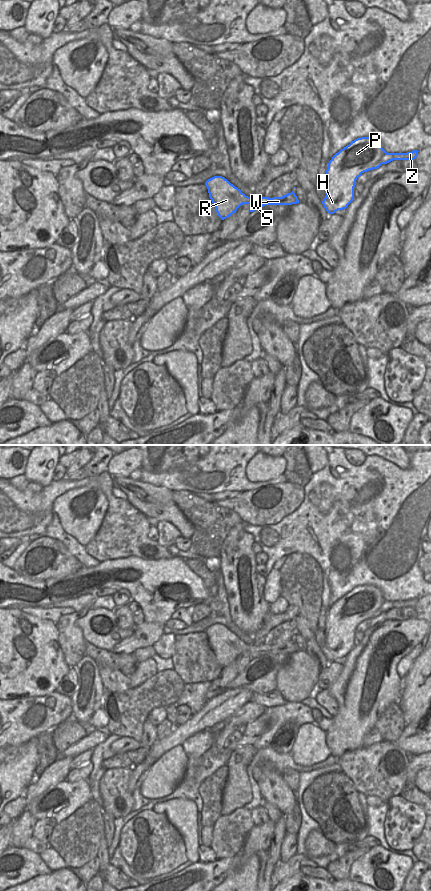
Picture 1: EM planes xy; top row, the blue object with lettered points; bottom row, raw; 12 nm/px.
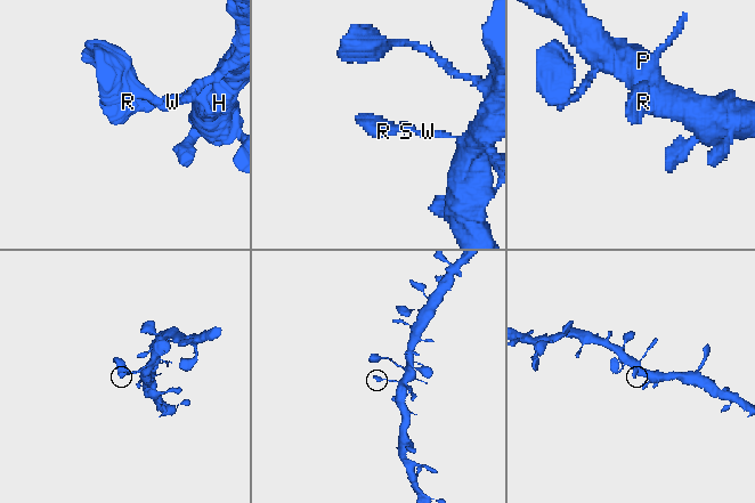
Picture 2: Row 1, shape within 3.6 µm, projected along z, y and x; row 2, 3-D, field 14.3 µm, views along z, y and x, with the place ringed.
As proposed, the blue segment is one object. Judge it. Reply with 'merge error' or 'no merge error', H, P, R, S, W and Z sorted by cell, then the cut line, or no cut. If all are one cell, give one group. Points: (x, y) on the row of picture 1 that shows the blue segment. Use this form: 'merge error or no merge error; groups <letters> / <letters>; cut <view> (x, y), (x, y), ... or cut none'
no merge error; groups H P R S W Z; cut none

